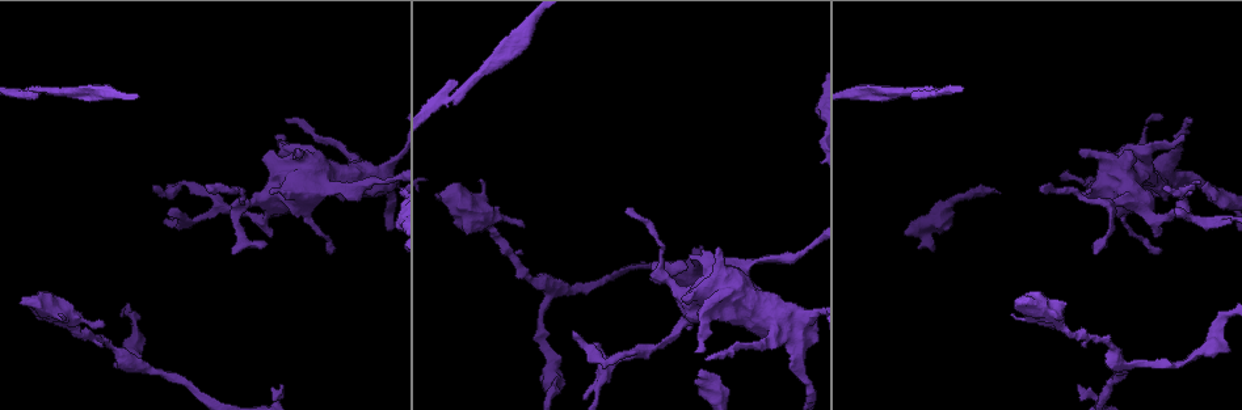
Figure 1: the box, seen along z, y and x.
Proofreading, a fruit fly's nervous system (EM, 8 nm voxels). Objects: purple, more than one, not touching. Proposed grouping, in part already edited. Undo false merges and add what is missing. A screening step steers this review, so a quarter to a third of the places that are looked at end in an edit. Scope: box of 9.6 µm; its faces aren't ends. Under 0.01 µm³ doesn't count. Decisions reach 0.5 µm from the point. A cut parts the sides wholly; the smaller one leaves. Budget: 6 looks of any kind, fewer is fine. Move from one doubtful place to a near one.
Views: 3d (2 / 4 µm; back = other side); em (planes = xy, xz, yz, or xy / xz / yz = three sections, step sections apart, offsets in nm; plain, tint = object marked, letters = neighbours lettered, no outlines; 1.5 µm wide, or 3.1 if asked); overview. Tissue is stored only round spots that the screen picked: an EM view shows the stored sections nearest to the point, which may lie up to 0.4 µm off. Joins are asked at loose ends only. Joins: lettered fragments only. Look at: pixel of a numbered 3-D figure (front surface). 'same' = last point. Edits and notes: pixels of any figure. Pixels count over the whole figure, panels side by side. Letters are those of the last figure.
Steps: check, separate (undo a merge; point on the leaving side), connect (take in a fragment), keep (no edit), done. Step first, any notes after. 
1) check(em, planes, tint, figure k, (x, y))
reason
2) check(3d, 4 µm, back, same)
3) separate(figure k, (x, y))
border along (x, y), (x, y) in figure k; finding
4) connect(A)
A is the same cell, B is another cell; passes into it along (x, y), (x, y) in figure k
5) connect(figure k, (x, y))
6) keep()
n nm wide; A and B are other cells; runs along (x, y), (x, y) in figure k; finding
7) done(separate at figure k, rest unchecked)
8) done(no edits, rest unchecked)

check(3d, 2 µm, figure 1, (1166, 185))

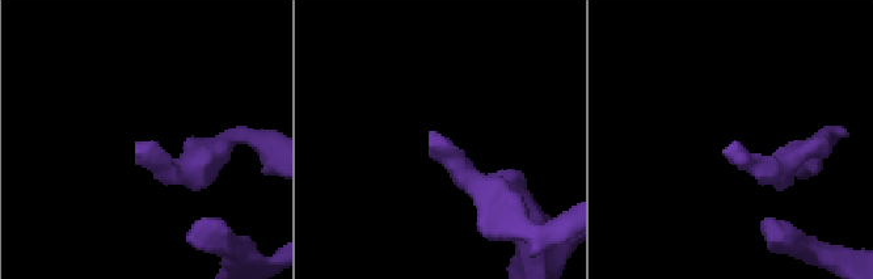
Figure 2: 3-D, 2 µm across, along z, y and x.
check(em, planes, letters, figure 2, (733, 143))

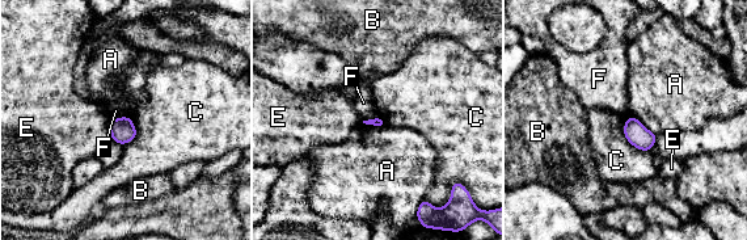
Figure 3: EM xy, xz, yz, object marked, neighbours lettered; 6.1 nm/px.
keep()
A, B, C, E and F are other cells; border along (627, 117), (624, 137), (648, 151) in figure 3; no lettered fragment goes on from it

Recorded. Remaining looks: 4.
check(em, planes, letters, figure 1, (1042, 186))
free end

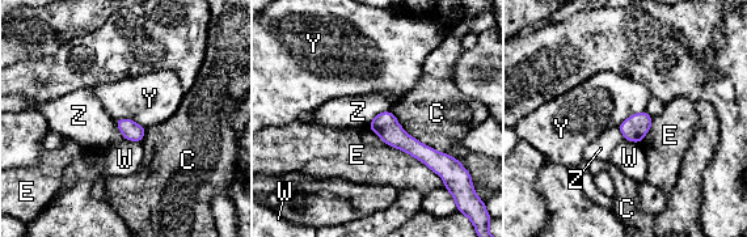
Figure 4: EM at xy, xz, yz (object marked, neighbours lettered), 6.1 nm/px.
keep()
C, E, W, Y and Z are other cells; runs along (374, 123), (443, 161) in figure 4; none of them fits

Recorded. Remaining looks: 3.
check(em, planes, plain, figure 1, (684, 262))

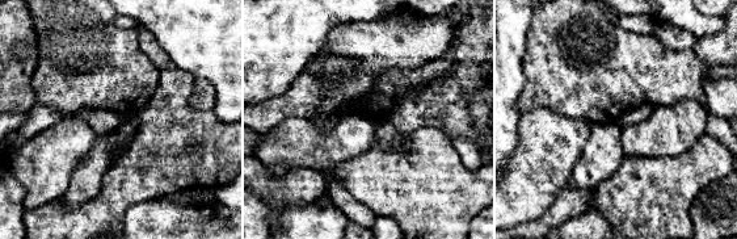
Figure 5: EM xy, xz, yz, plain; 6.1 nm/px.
check(em, planes, letters, same)

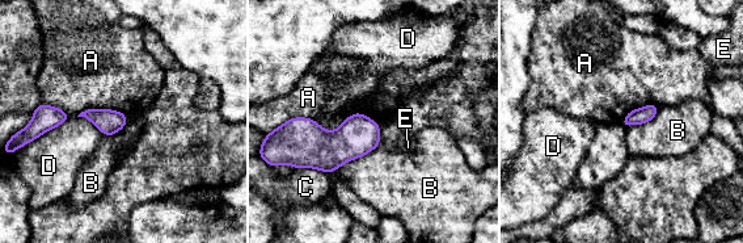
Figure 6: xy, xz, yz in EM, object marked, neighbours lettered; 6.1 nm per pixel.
keep()
A, B, C, D and E are other cells; border along (380, 125), (374, 149), (330, 174) in figure 6; no lettered fragment goes on from it

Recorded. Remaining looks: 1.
done(no edits, rest unchecked)

